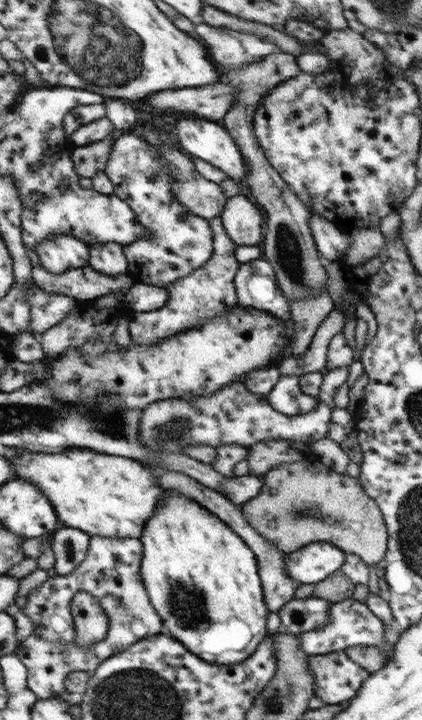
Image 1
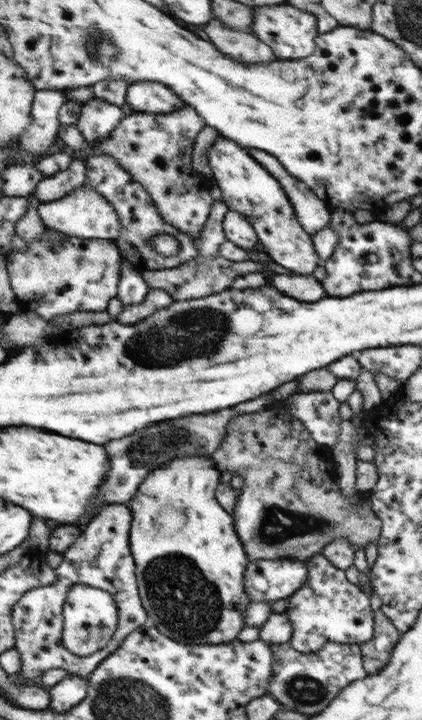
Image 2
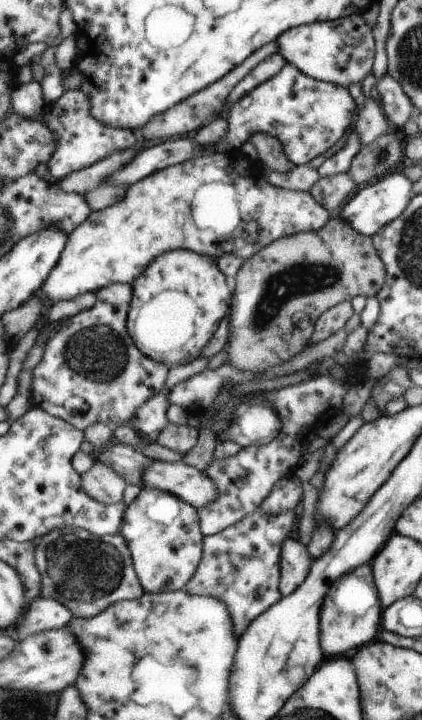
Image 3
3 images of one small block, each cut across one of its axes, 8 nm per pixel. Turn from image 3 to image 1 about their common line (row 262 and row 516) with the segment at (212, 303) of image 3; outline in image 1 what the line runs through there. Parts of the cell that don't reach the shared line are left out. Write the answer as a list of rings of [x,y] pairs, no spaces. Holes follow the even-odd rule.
[[[177,492],[165,495],[165,502],[160,502],[156,512],[146,522],[140,538],[144,544],[141,576],[152,605],[164,619],[162,633],[175,637],[190,653],[208,663],[228,665],[249,658],[267,634],[267,606],[264,605],[259,565],[253,550],[221,519]]]

